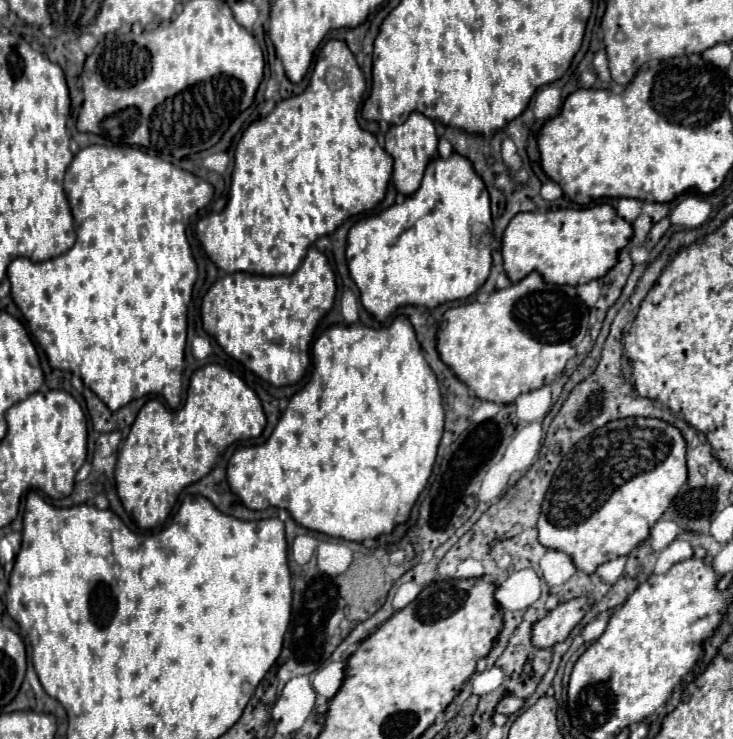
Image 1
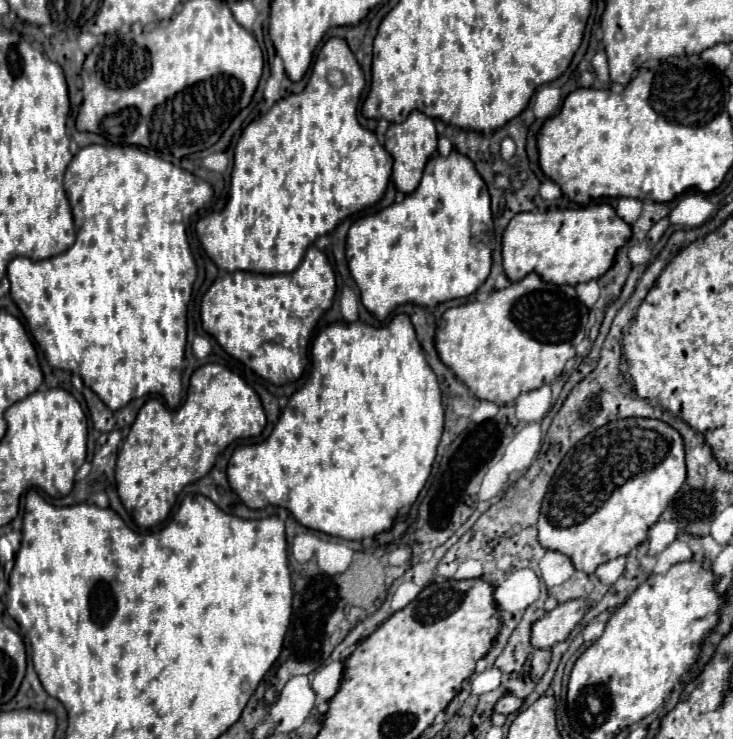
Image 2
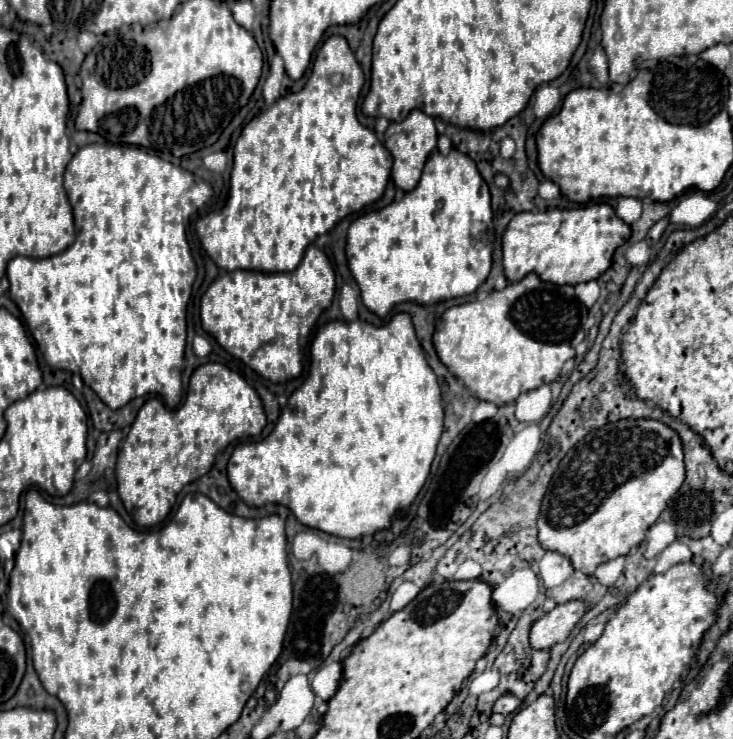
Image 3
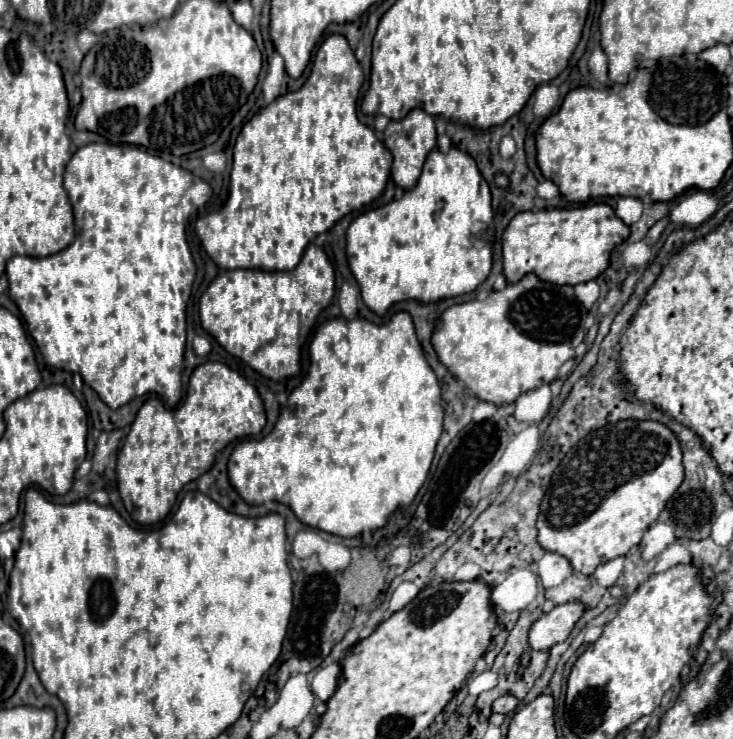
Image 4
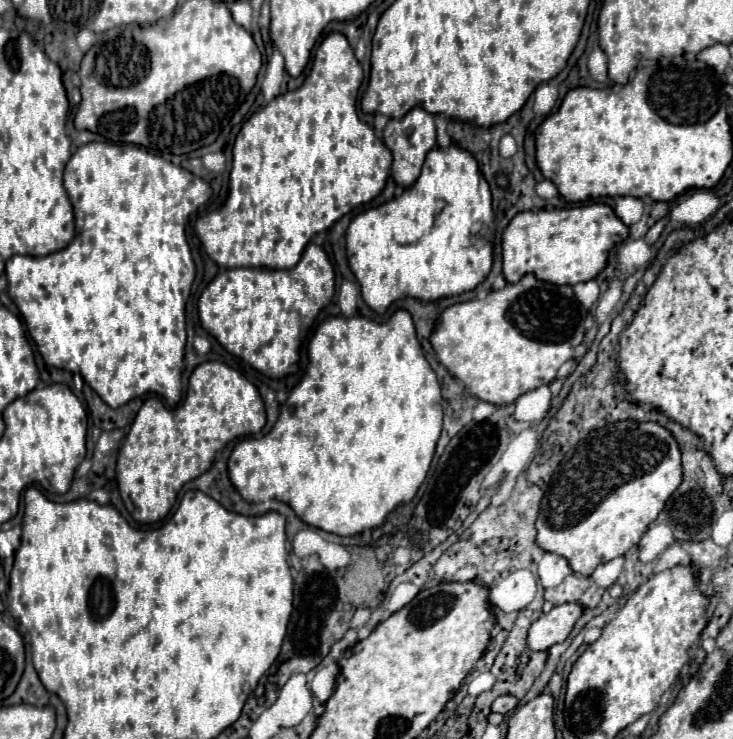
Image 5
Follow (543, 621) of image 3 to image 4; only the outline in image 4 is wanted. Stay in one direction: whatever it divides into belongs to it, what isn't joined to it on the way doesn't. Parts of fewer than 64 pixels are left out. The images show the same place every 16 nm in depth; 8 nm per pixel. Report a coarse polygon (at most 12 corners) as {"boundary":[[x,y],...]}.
{"boundary":[[554,606],[528,634],[532,650],[564,642],[586,606]]}

